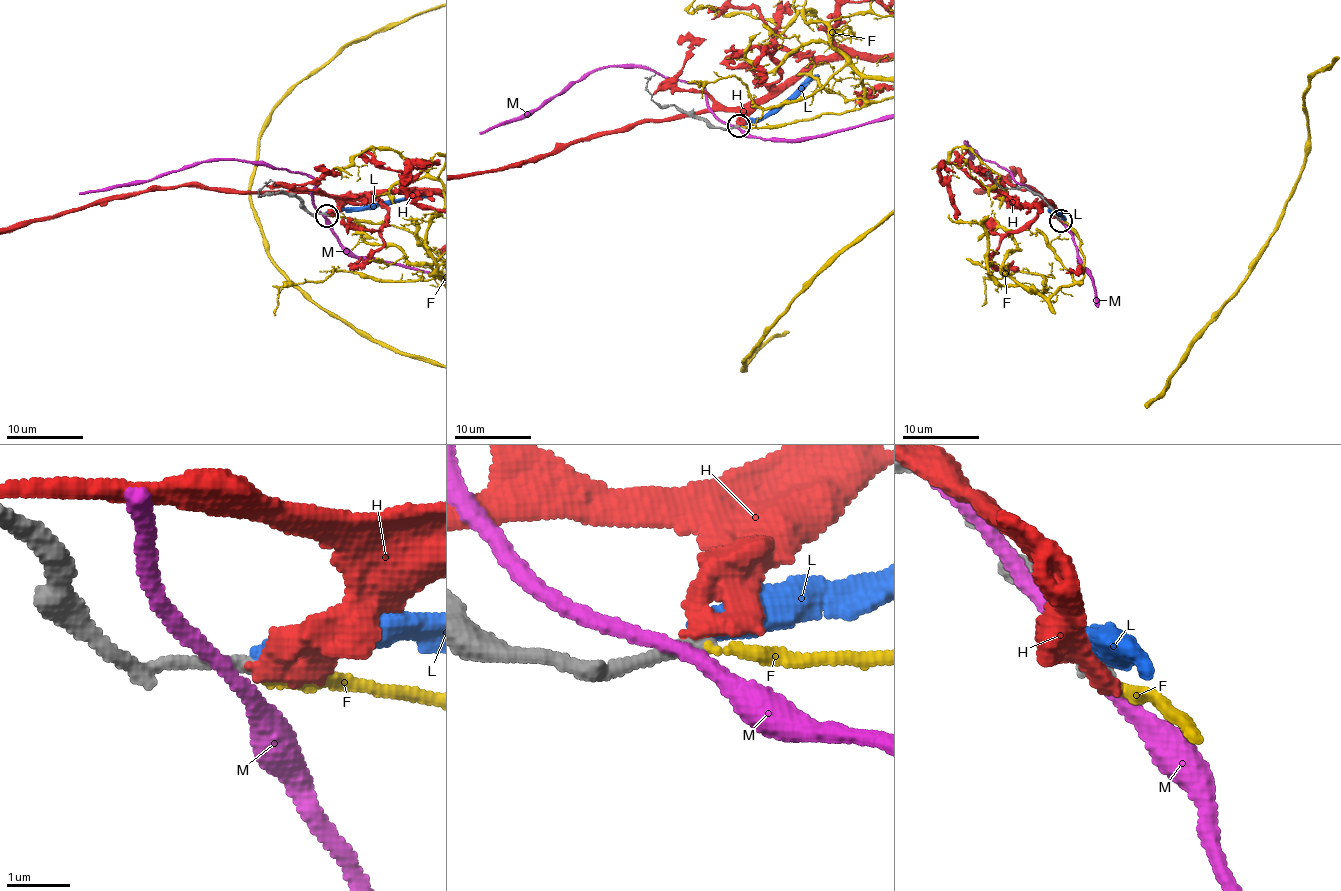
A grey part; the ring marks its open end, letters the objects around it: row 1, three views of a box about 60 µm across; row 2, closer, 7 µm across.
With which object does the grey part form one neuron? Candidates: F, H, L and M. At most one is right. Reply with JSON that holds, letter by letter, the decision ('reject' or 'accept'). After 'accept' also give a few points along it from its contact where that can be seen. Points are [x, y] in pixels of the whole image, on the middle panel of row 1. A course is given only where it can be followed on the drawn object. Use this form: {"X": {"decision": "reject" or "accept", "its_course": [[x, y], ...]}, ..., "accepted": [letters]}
{"F": {"decision": "accept"}, "H": {"decision": "reject"}, "L": {"decision": "reject"}, "M": {"decision": "reject"}, "accepted": ["F"]}

